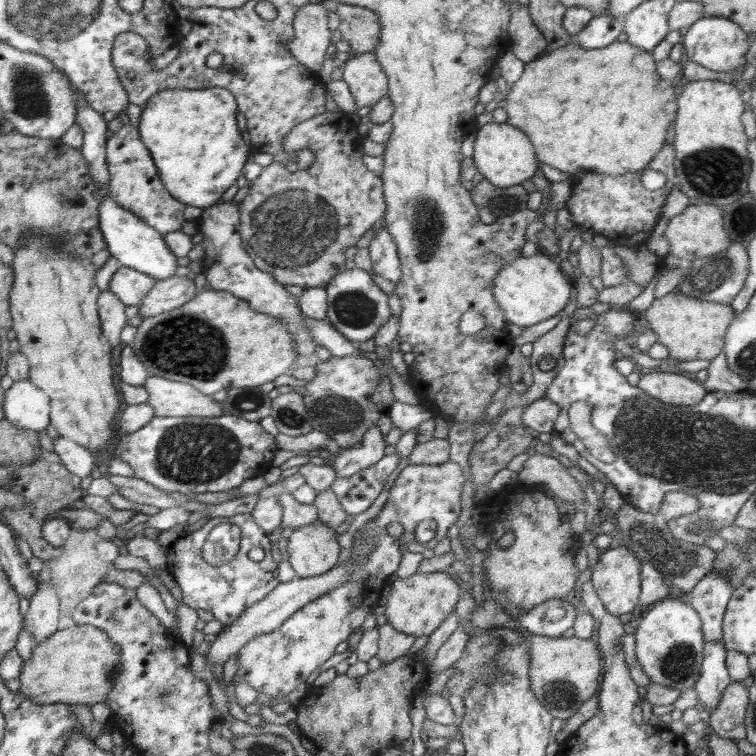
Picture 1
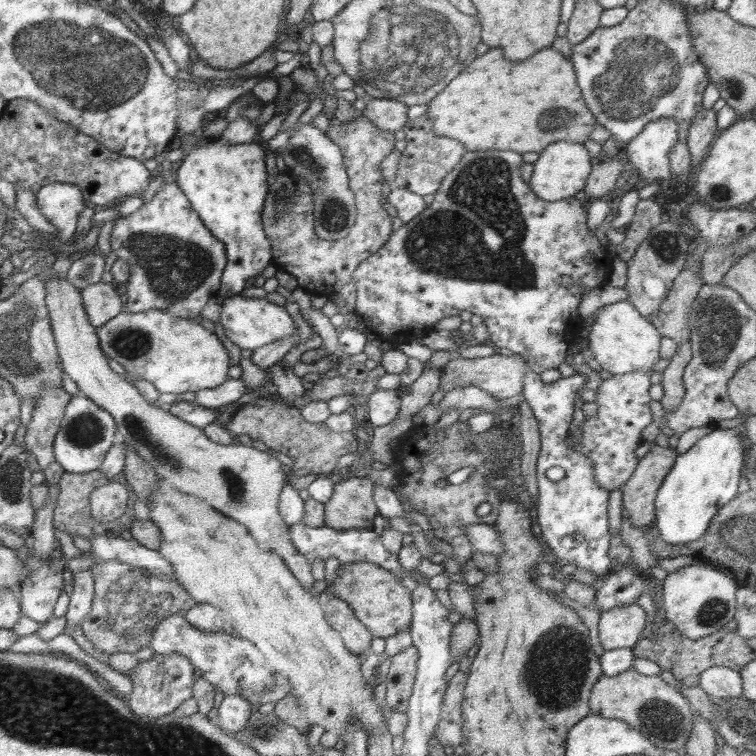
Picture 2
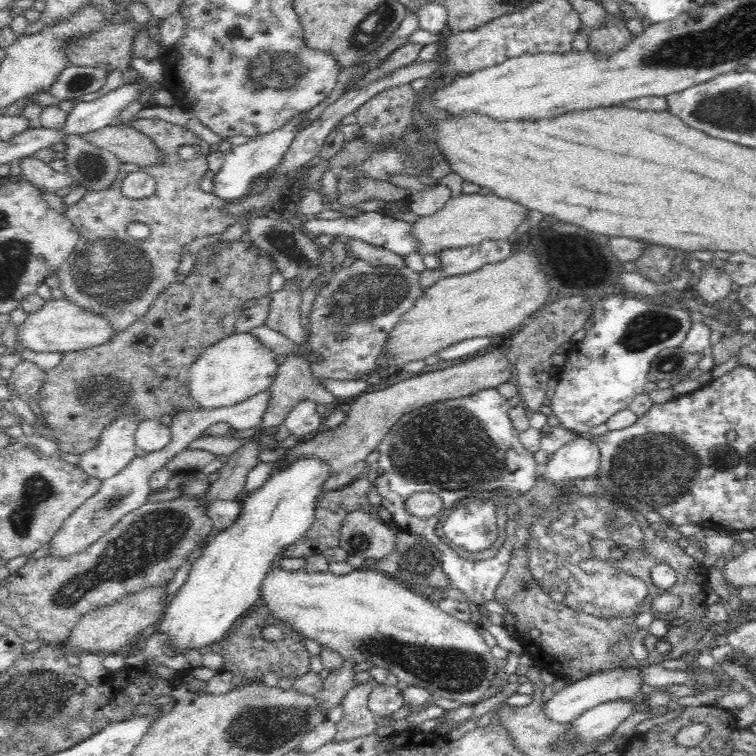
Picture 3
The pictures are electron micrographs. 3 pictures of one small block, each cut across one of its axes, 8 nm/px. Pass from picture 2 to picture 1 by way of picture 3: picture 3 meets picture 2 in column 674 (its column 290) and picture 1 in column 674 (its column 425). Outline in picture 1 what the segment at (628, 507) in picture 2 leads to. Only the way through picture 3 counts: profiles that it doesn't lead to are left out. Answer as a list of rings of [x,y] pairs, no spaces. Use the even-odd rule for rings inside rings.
[[[642,371],[637,387],[659,402],[673,406],[693,406],[706,396],[699,381],[671,372]]]

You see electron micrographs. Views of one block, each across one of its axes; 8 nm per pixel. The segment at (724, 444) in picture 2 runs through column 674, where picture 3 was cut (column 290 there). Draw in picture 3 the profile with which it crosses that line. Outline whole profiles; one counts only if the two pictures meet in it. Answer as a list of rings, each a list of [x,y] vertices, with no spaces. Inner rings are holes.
[[[298,458],[298,460],[294,460],[292,464],[282,465],[282,468],[278,468],[278,470],[274,469],[270,474],[270,477],[266,480],[266,482],[264,482],[264,485],[260,486],[258,490],[254,490],[248,494],[243,494],[241,497],[239,497],[241,509],[238,518],[224,530],[215,531],[209,544],[202,549],[202,556],[200,556],[198,560],[193,563],[184,584],[169,601],[169,607],[165,608],[165,616],[161,622],[161,625],[159,626],[158,632],[163,631],[168,634],[172,639],[171,644],[175,646],[179,652],[185,654],[186,650],[189,648],[199,649],[201,646],[208,646],[208,644],[219,641],[228,631],[230,631],[230,628],[235,620],[238,620],[240,616],[245,616],[248,611],[256,609],[256,606],[260,602],[262,581],[264,578],[266,578],[266,573],[275,567],[276,564],[274,564],[274,558],[278,556],[278,552],[280,552],[282,548],[286,548],[286,546],[294,544],[294,542],[296,542],[296,540],[304,535],[308,528],[310,528],[312,522],[314,522],[316,503],[322,494],[321,487],[324,487],[324,484],[330,477],[330,470],[330,465],[325,464],[325,462],[323,462],[323,460],[320,458]]]

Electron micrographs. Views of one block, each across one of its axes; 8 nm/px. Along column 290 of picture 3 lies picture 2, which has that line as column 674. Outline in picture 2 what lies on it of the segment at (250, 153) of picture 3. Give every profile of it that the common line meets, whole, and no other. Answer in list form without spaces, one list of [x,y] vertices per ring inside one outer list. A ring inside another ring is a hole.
[[[655,118],[623,147],[636,175],[650,183],[670,178],[669,154],[677,142],[678,123],[673,118]]]

